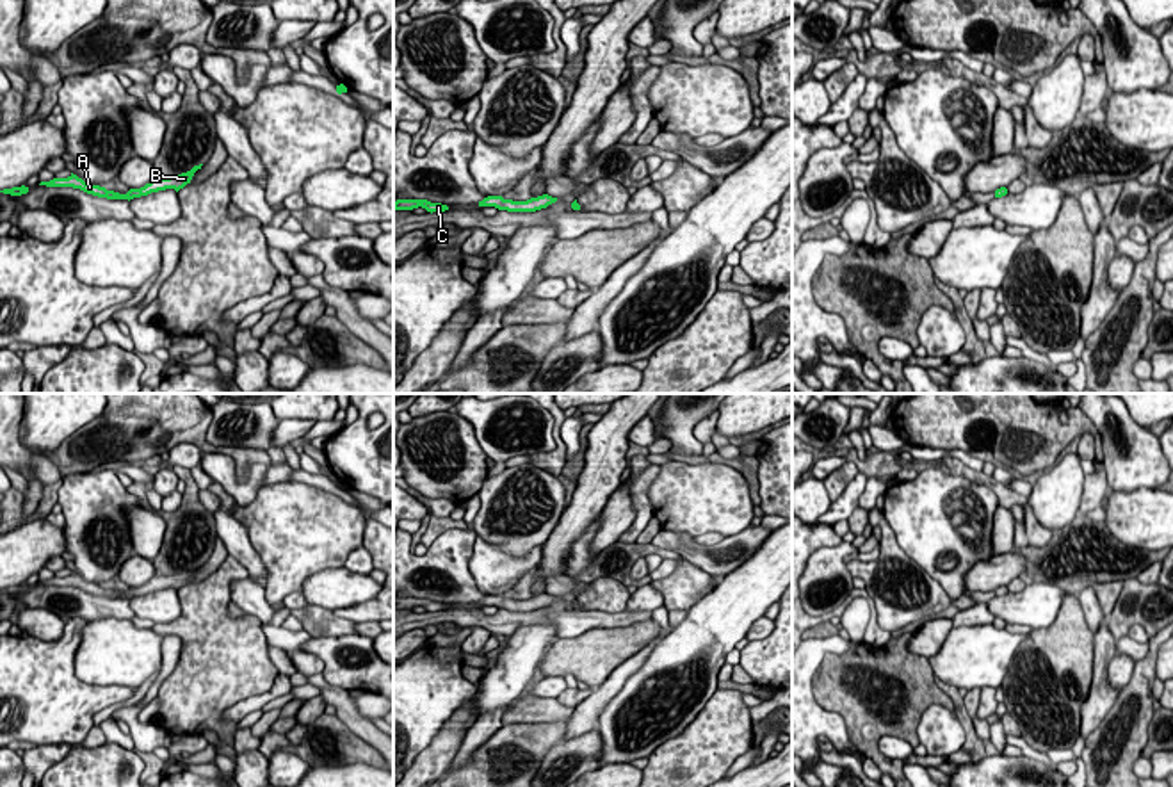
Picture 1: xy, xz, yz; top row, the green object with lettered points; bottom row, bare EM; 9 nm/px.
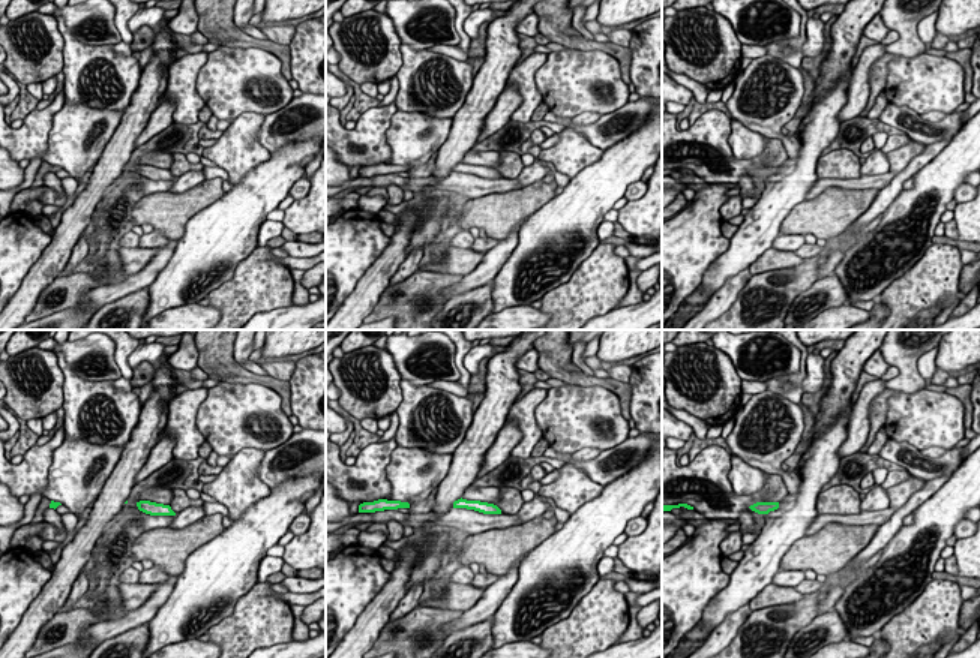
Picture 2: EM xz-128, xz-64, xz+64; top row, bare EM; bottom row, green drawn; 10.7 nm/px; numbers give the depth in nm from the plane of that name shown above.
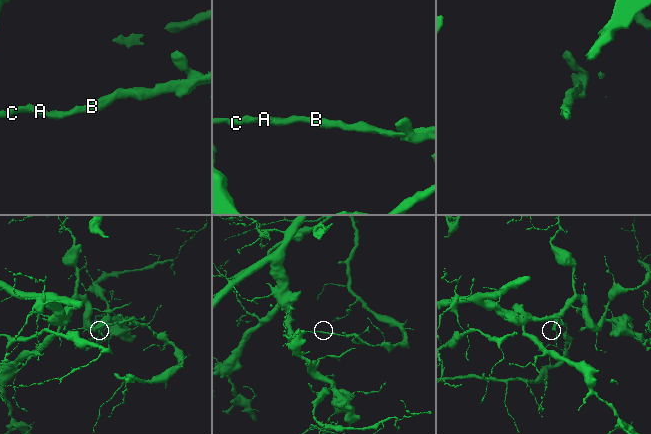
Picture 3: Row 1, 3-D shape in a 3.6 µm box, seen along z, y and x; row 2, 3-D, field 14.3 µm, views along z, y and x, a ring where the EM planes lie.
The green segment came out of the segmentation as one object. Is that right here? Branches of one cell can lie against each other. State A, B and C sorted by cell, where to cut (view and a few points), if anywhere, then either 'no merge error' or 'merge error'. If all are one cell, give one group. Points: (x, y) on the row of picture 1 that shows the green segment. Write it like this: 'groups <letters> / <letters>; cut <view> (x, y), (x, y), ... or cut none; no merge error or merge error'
groups A C / B; cut xz (536, 198), (533, 210); merge error

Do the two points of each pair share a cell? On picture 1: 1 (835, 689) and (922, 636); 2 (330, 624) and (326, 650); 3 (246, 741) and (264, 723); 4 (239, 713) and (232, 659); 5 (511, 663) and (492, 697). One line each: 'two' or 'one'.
1: two
2: two
3: one
4: two
5: one

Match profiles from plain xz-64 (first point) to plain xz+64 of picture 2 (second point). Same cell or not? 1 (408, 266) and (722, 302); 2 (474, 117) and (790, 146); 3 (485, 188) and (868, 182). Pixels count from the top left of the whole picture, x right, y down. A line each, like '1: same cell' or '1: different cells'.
1: same cell
2: different cells
3: same cell

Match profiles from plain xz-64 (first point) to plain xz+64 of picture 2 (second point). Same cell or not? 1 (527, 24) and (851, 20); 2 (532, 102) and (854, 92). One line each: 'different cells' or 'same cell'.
1: different cells
2: different cells

